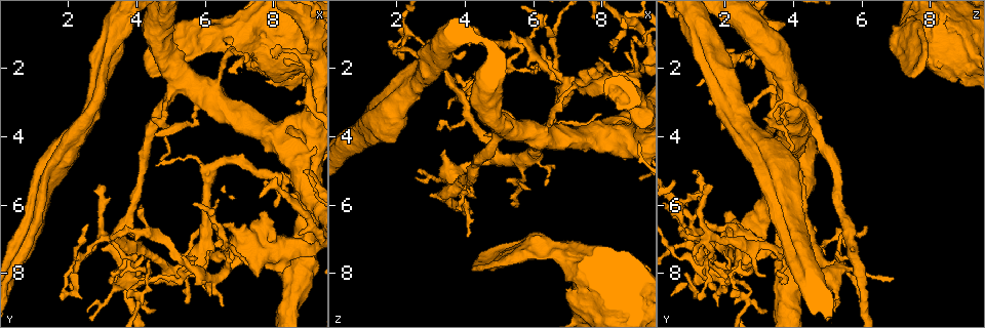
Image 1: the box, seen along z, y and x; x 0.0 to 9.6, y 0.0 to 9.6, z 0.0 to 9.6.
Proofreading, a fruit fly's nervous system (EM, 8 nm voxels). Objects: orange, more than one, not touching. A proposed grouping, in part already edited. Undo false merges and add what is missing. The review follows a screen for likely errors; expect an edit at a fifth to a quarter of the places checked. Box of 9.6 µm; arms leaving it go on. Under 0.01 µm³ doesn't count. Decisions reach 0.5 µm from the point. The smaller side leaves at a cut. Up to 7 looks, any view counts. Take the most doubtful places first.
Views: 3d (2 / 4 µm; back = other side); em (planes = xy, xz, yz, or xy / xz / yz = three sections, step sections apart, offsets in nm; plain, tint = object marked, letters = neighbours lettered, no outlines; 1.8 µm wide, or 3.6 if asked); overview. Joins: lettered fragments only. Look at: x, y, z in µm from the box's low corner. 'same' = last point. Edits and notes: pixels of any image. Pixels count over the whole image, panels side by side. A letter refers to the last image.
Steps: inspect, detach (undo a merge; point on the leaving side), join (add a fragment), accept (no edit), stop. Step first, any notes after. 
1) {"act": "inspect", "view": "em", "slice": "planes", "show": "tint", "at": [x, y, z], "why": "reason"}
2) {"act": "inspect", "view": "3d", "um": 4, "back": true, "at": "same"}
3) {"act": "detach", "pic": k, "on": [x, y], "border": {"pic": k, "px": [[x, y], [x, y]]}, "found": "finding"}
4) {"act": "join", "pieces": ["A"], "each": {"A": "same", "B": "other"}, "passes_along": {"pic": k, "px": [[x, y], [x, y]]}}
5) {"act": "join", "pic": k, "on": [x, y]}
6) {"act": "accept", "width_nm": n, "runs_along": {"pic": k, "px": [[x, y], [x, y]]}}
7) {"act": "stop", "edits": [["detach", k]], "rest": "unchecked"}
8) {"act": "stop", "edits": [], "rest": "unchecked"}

{"act": "inspect", "view": "em", "slice": "xz", "step": 8, "show": "tint", "at": [7.05, 7.65, 2.55], "why": "four or more arms meet"}

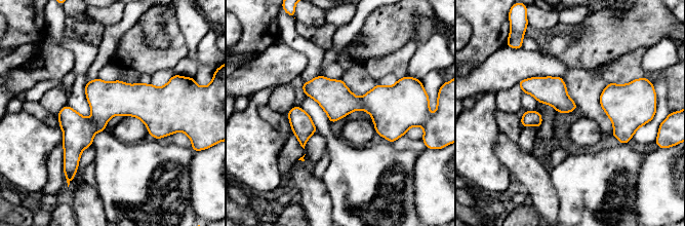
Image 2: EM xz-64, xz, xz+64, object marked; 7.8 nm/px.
{"act": "inspect", "view": "em", "slice": "planes", "show": "letters", "at": "same", "why": "another direction"}

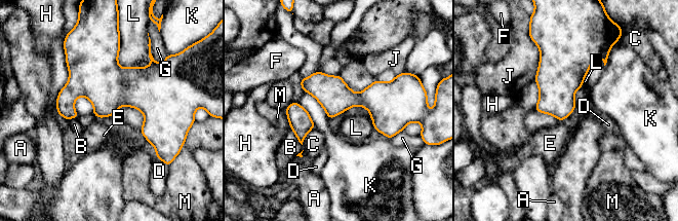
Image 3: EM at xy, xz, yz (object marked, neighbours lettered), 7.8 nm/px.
{"act": "accept", "width_nm": 260, "longest_contact_nm": ["L", 320], "each": {"A": "other", "B": "other", "C": "other", "D": "other", "E": "other", "F": "other", "G": "other", "H": "other", "J": "other", "K": "other", "L": "other", "M": "other"}, "found": "one neuron here"}

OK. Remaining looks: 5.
{"act": "inspect", "view": "3d", "um": 4, "at": [6.30, 2.60, 3.85], "why": "looks like a crossing"}

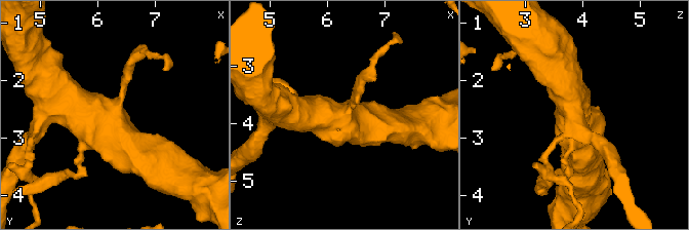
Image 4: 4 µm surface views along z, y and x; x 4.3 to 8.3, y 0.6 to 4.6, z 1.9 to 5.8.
{"act": "inspect", "view": "em", "um": 3.6, "slice": "xy", "step": 16, "show": "letters", "at": [6.35, 2.65, 3.85], "arms": 4}

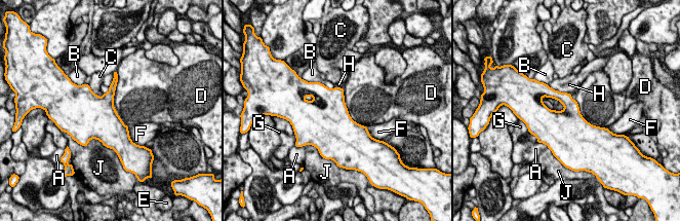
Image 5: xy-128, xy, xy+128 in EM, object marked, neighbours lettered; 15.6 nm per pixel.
{"act": "accept", "width_nm": 300, "longest_contact_nm": ["D", 750], "each": {"A": "other", "B": "other", "C": "other", "D": "other", "E": "other", "F": "other", "G": "other", "H": "other", "J": "other"}, "found": "continuous, no second neuron"}

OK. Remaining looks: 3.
{"act": "inspect", "view": "em", "slice": "planes", "show": "tint", "at": [4.75, 3.65, 3.40], "why": "sharp bend"}

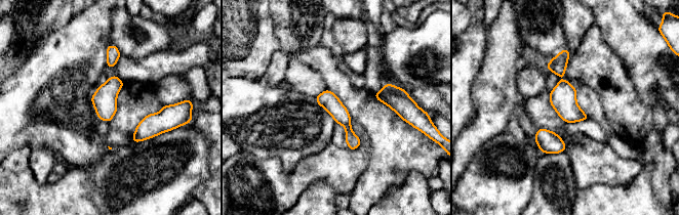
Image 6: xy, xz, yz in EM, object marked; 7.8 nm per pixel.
{"act": "inspect", "view": "em", "slice": "planes", "show": "letters", "at": "same"}

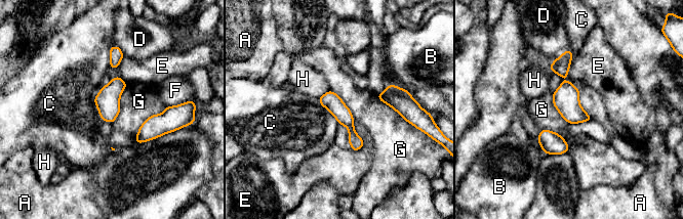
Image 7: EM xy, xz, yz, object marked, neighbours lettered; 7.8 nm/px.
{"act": "accept", "each": {"A": "other", "B": "other", "C": "other", "D": "other", "E": "other", "F": "other", "G": "other", "H": "other"}, "found": "all the same neuron"}

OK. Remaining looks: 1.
{"act": "stop", "edits": [], "rest": "unchecked"}

